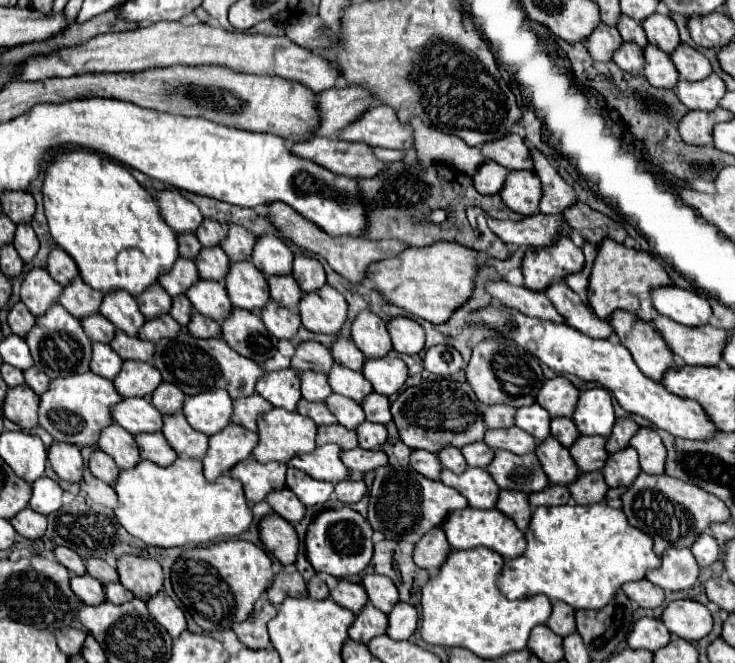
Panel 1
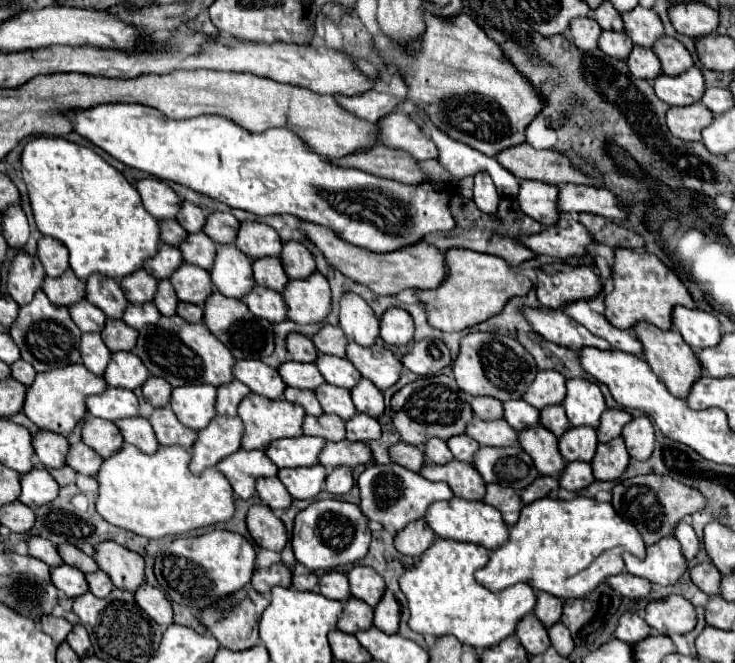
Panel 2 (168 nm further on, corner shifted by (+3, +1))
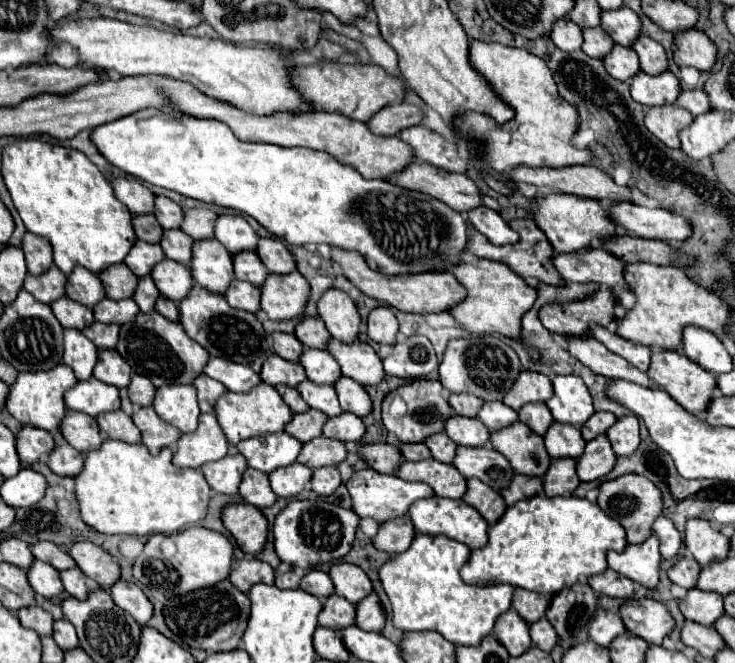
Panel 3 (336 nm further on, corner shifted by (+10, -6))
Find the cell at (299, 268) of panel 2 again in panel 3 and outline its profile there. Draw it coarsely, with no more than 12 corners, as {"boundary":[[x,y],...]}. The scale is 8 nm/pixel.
{"boundary":[[260,238],[256,254],[272,274],[296,270],[282,240]]}

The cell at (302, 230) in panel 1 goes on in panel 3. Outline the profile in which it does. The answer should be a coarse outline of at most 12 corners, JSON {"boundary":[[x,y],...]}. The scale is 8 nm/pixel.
{"boundary":[[362,254],[332,260],[366,296],[414,314],[466,298],[450,272],[382,276]]}

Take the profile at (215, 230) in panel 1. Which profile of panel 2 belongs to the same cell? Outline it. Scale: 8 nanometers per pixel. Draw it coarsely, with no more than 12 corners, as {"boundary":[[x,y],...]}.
{"boundary":[[183,201],[177,215],[179,225],[187,233],[199,233],[207,215],[201,207]]}

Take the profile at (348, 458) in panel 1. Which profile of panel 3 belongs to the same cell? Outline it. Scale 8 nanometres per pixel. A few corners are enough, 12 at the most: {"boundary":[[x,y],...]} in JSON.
{"boundary":[[318,436],[302,446],[298,462],[316,470],[346,458],[344,442]]}

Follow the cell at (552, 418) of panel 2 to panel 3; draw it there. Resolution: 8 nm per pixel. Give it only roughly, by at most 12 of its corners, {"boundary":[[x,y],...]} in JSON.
{"boundary":[[530,402],[518,410],[518,420],[540,436],[554,418],[544,402]]}

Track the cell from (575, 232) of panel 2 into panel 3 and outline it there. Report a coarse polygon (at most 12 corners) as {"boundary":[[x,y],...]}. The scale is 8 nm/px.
{"boundary":[[604,248],[556,254],[566,282],[630,290],[626,264]]}

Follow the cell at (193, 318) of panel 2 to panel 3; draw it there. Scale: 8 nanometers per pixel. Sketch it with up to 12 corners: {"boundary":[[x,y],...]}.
{"boundary":[[164,296],[156,300],[154,308],[172,322],[178,320],[178,308]]}

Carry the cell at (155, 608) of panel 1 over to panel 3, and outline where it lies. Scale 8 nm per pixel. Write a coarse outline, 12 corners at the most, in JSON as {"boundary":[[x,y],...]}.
{"boundary":[[118,580],[114,604],[138,624],[150,620],[152,604],[136,584]]}

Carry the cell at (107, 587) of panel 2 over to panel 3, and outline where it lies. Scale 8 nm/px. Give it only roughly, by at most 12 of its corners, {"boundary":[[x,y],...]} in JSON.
{"boundary":[[74,566],[60,572],[64,590],[86,600],[88,578]]}

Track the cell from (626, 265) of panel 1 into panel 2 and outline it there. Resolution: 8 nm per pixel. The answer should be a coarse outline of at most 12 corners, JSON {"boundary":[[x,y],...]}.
{"boundary":[[615,249],[605,319],[671,329],[675,305],[695,307],[651,253]]}

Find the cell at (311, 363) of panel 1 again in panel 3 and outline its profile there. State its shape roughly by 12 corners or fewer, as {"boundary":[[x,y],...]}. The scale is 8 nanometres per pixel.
{"boundary":[[274,332],[274,352],[298,362],[302,344],[294,334]]}

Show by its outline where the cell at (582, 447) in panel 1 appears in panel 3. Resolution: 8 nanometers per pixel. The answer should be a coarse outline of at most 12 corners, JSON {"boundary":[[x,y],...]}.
{"boundary":[[554,422],[544,434],[550,458],[580,458],[580,428]]}

